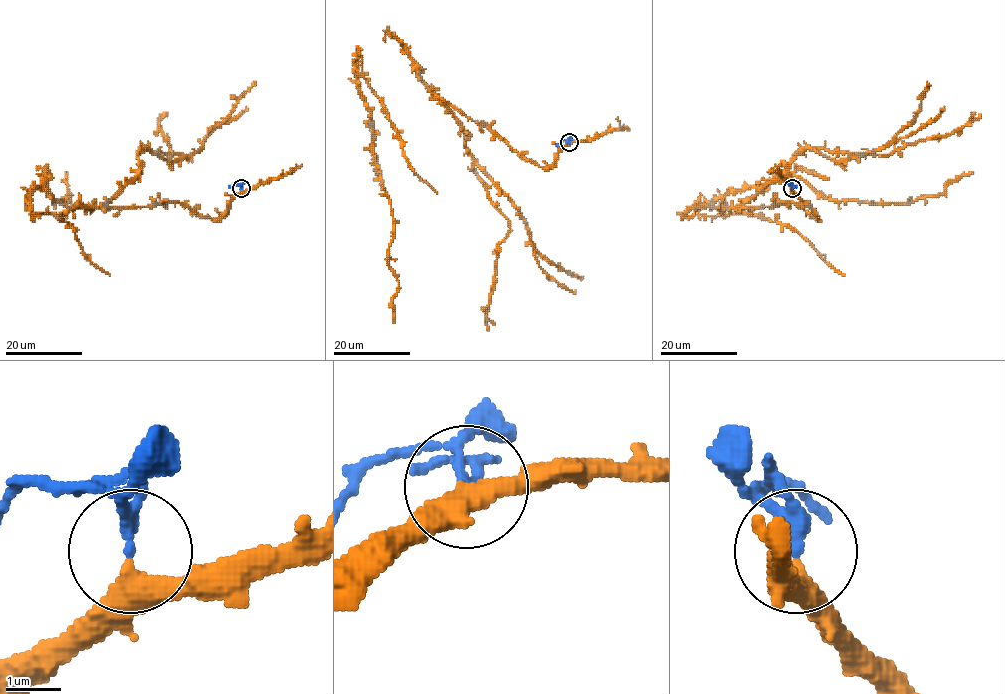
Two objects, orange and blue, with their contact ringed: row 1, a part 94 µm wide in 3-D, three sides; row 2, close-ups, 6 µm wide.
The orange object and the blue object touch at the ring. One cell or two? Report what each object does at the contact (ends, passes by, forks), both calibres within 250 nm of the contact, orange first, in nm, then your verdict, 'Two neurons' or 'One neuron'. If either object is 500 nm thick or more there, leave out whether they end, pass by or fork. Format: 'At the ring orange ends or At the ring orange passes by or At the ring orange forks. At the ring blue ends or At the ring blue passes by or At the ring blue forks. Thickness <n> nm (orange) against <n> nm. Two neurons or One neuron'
At the ring orange passes by. At the ring blue ends. Thickness 340 nm (orange) against 280 nm. Two neurons

